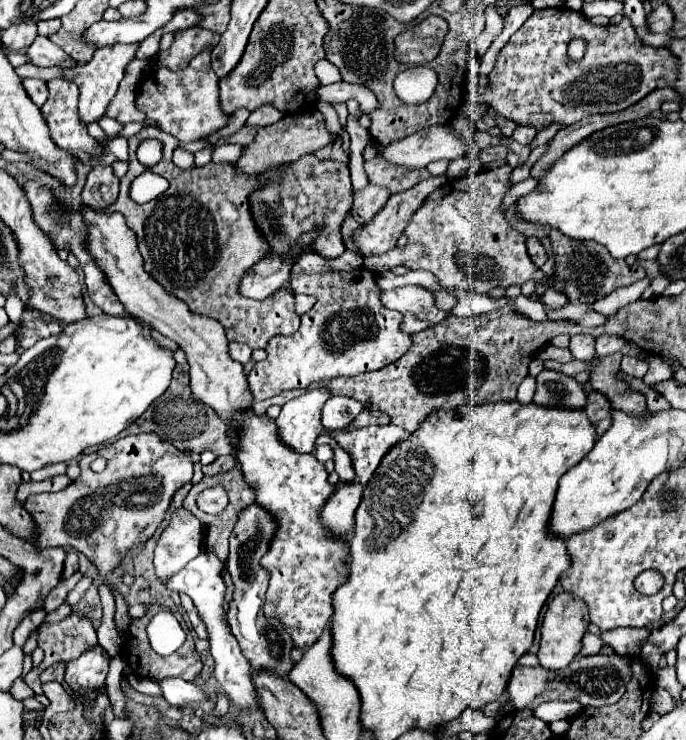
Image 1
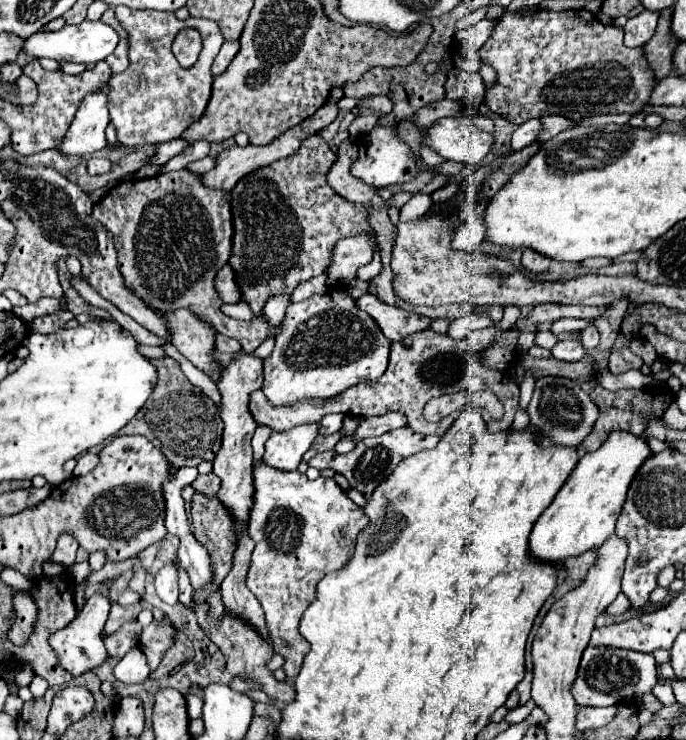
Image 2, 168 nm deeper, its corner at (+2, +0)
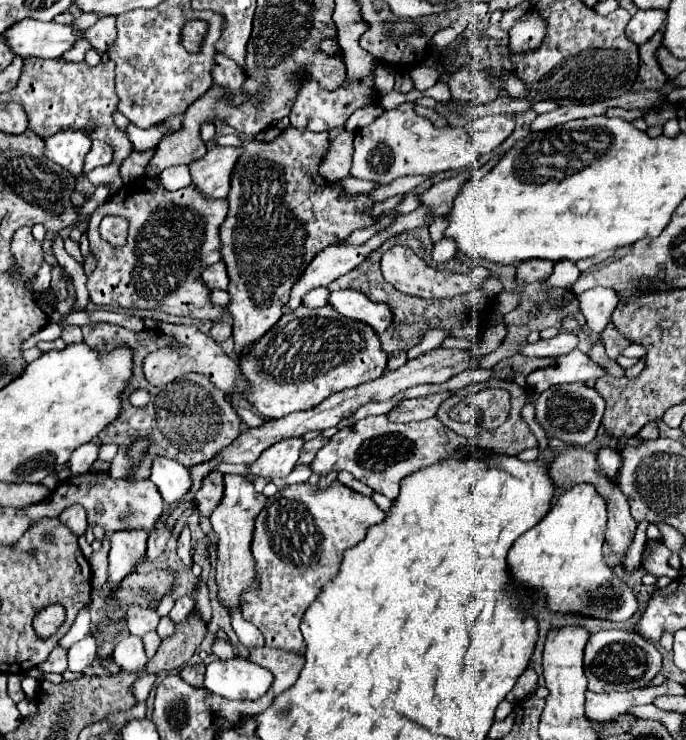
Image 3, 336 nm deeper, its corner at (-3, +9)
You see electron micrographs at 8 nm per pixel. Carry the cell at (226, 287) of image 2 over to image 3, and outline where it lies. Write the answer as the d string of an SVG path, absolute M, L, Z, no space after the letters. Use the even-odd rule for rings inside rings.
M216 262L212 266L208 266L204 272L202 272L202 278L204 282L210 286L210 288L218 288L218 290L226 290L228 288L228 274L226 274L226 268L224 268L224 262Z

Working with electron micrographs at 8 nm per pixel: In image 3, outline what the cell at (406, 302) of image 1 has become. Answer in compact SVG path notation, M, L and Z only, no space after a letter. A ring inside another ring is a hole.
M354 288L332 292L330 294L330 304L340 314L370 324L372 328L376 328L378 334L386 332L388 326L394 320L394 314L388 308L388 304L384 304L384 302L372 302L364 292L354 290Z

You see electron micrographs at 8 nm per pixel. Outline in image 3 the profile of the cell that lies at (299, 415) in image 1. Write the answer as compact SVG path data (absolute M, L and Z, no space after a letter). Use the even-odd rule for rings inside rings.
M302 436L290 438L290 440L280 440L262 452L262 456L250 466L250 472L258 474L266 480L284 478L298 464L298 456L300 456L302 446L304 446Z

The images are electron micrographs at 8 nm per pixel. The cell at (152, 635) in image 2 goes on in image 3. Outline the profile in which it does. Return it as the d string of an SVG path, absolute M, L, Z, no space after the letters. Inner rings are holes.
M154 630L154 632L144 634L144 636L142 636L142 642L144 642L144 648L146 648L146 656L148 656L148 658L152 658L152 656L156 654L158 646L162 644L162 638L160 638L160 636L158 636L158 632Z

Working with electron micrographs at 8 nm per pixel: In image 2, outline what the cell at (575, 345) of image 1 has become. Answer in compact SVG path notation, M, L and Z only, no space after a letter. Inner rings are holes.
M563 339L551 349L551 355L559 361L581 361L585 357L585 349L577 339Z

